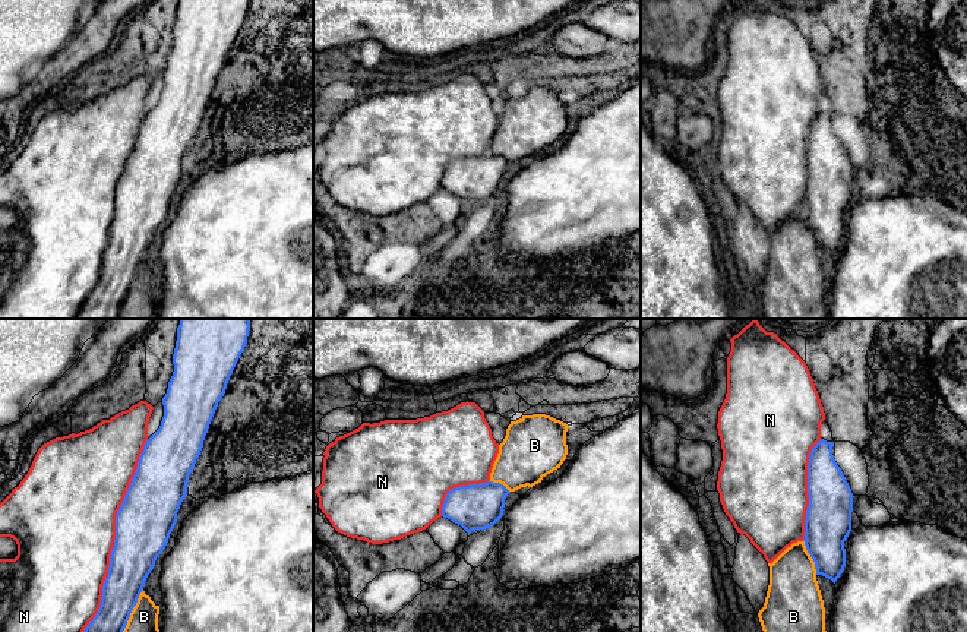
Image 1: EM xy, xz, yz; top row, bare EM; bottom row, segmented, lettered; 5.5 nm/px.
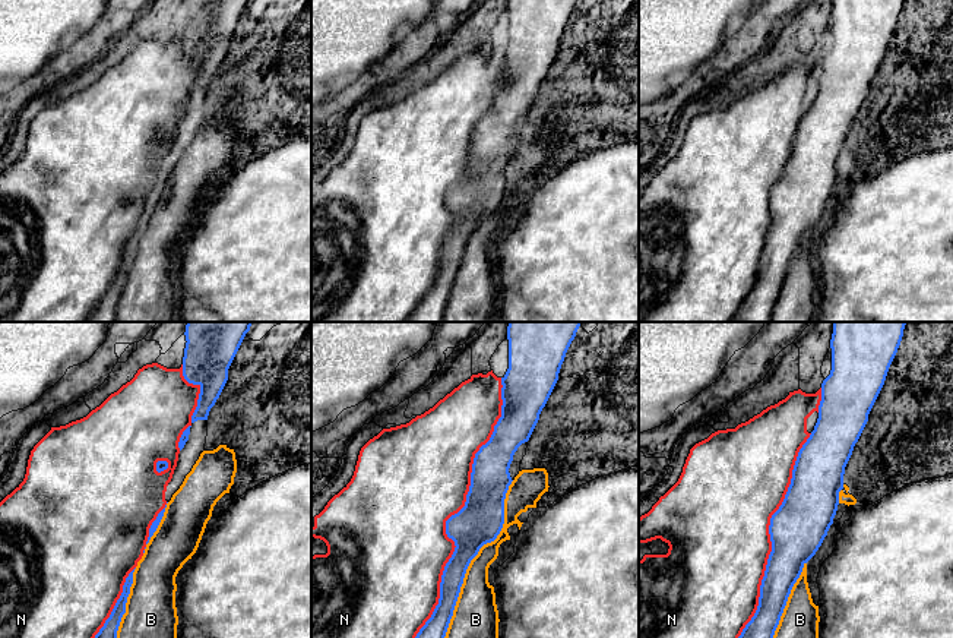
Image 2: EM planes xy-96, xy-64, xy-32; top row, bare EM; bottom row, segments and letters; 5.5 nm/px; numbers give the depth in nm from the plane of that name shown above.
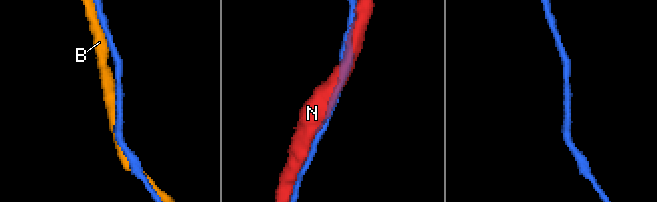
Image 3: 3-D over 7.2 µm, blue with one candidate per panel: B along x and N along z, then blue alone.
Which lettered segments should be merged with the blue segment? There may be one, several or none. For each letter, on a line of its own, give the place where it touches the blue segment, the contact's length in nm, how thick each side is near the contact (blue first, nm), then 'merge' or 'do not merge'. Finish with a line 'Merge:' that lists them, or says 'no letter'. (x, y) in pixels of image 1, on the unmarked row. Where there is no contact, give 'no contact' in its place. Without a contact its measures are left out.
B: xy (129, 288) | 340 nm | 220/220 nm | do not merge
N: xy (114, 215) | 1200 nm | 320/480 nm | merge
Merge: N

